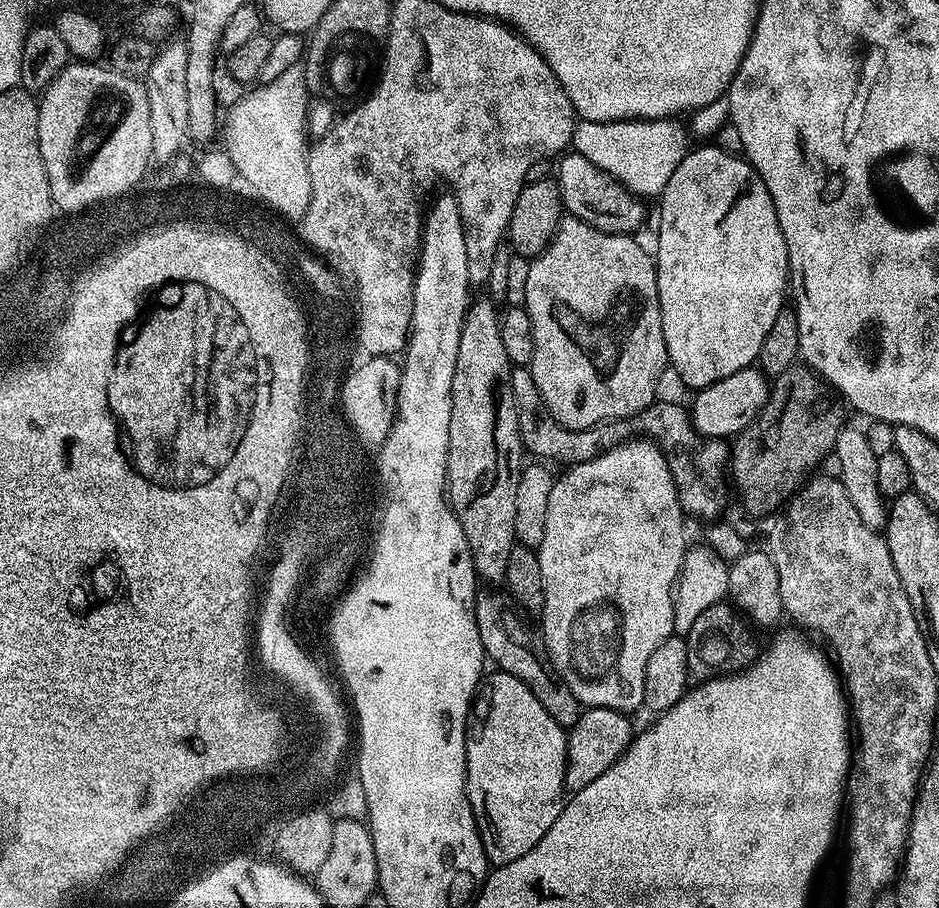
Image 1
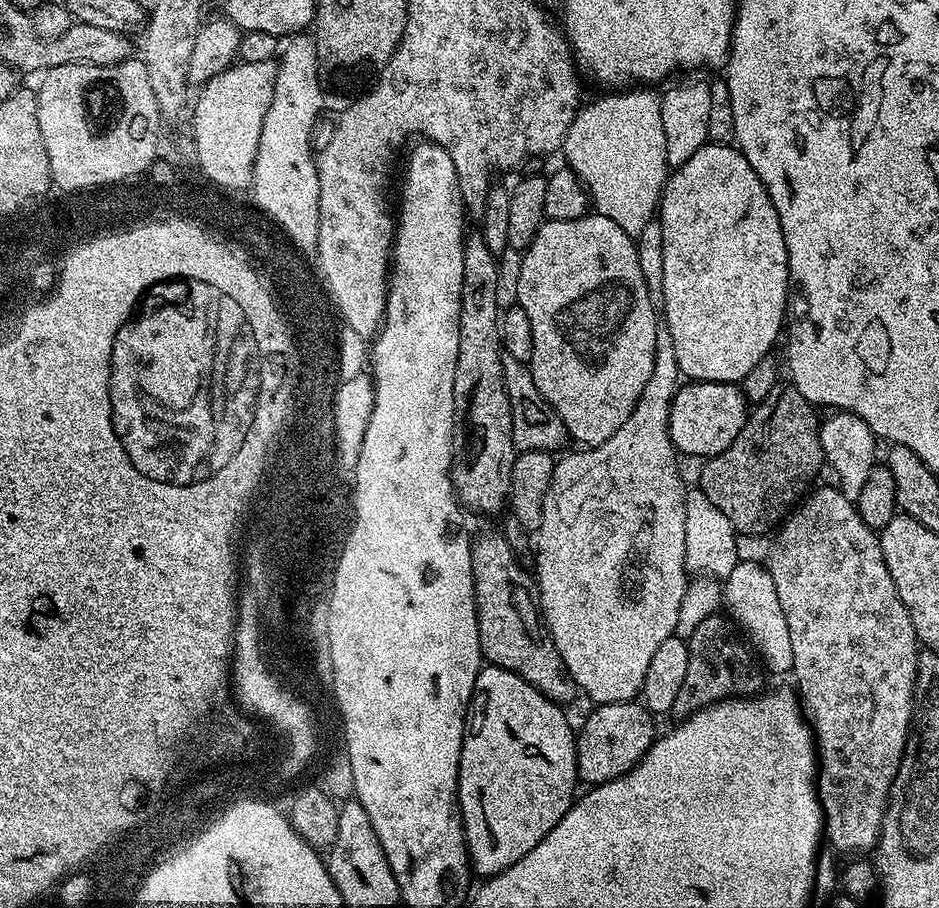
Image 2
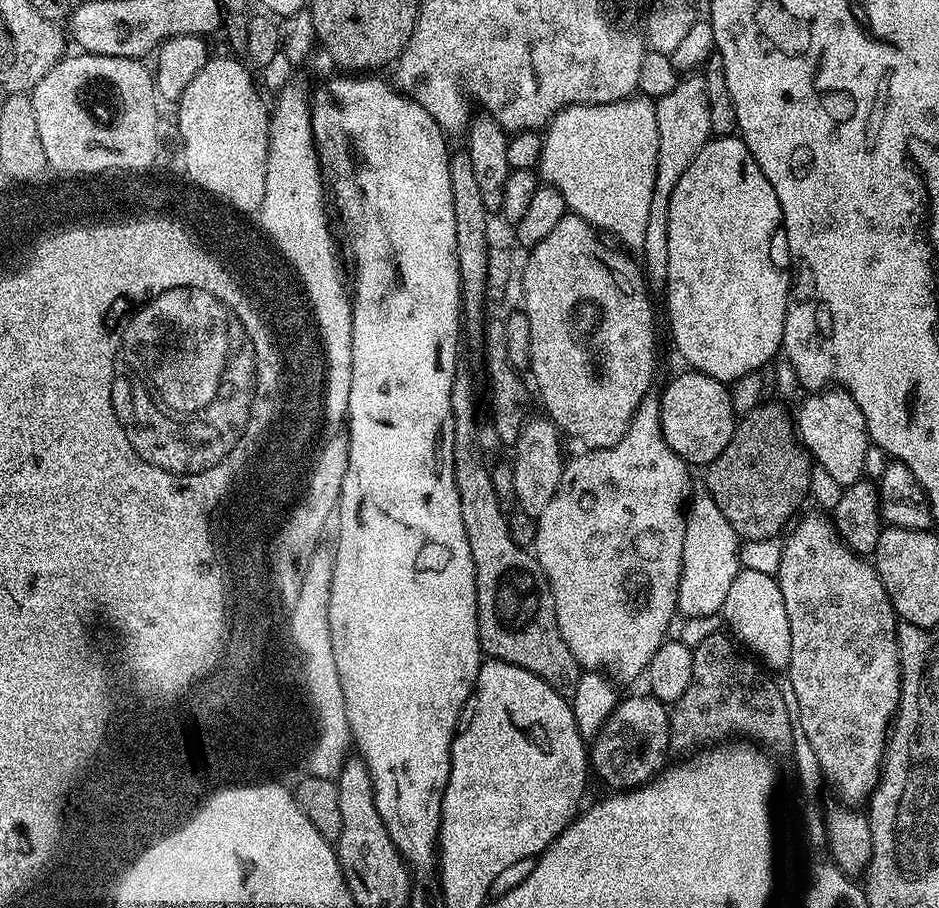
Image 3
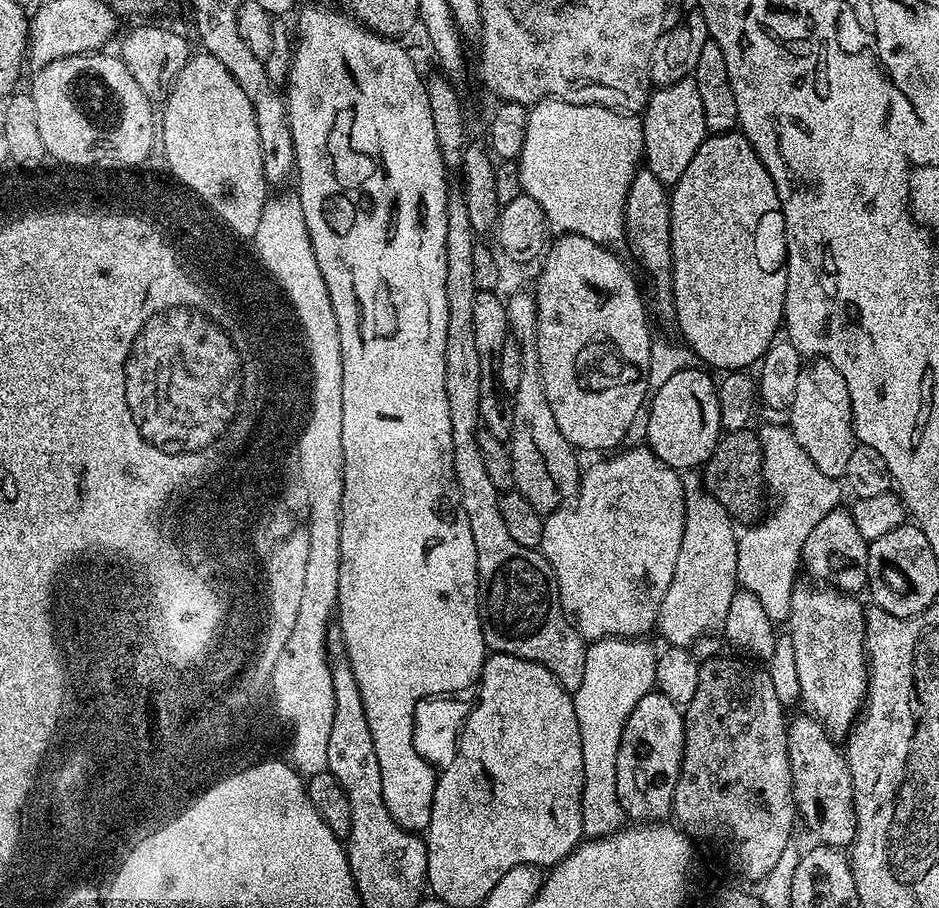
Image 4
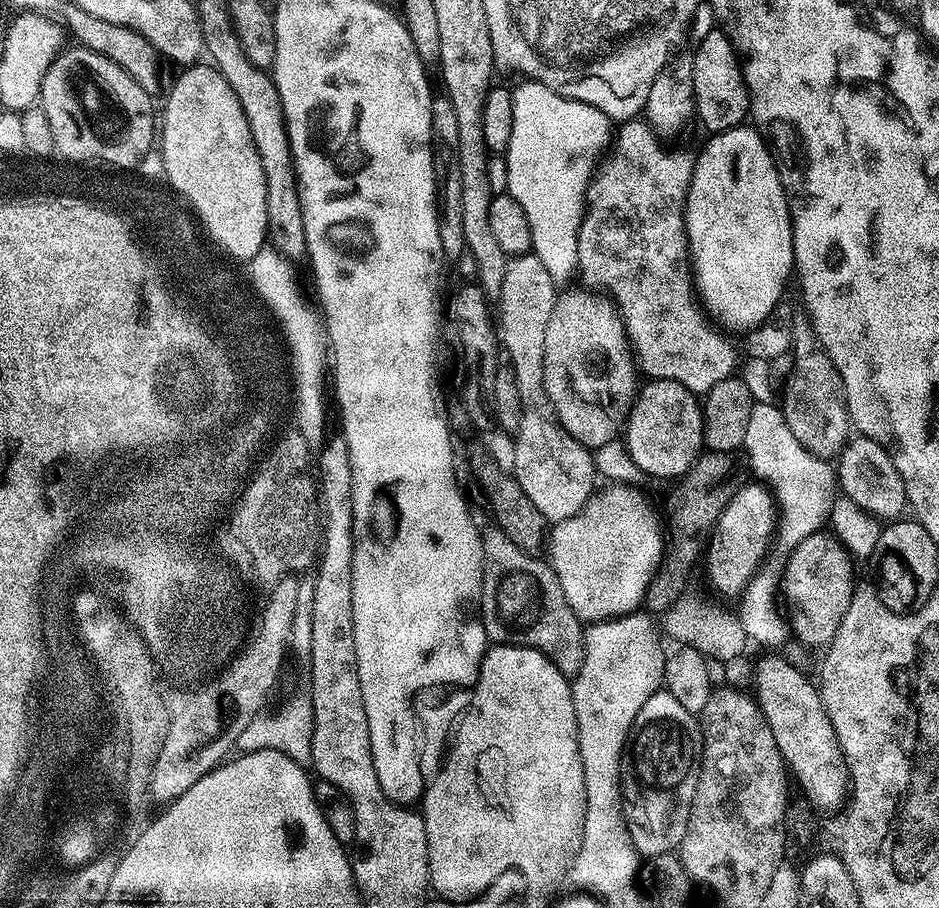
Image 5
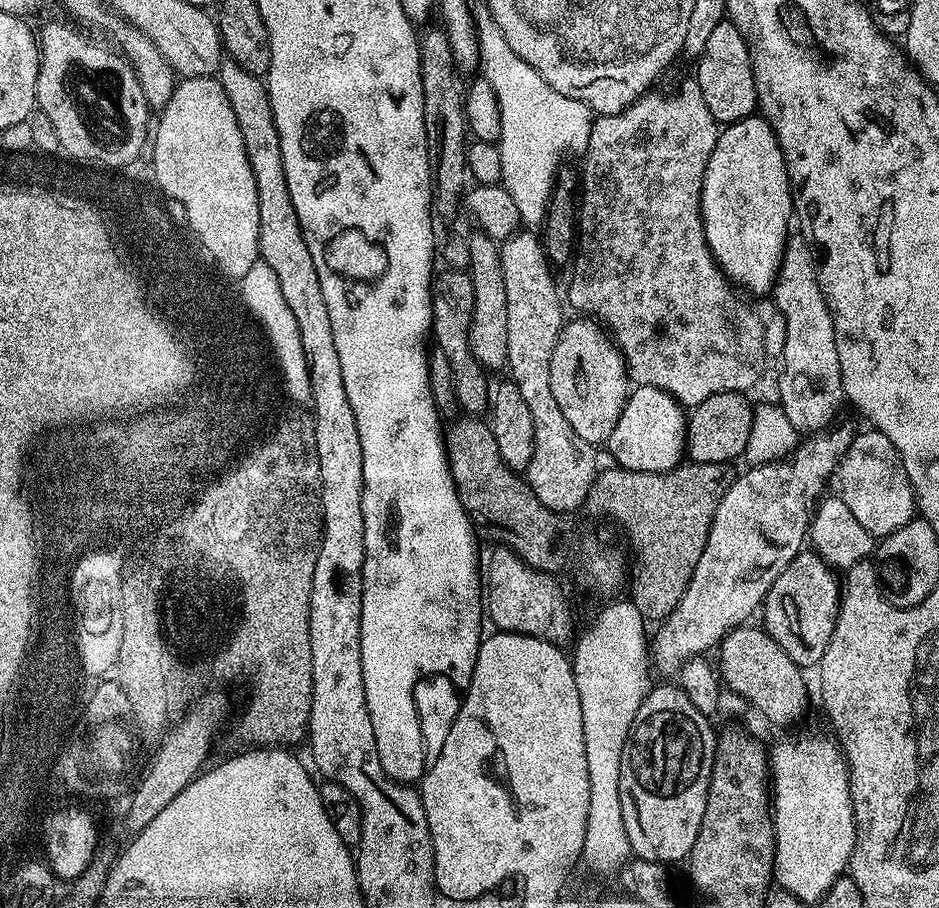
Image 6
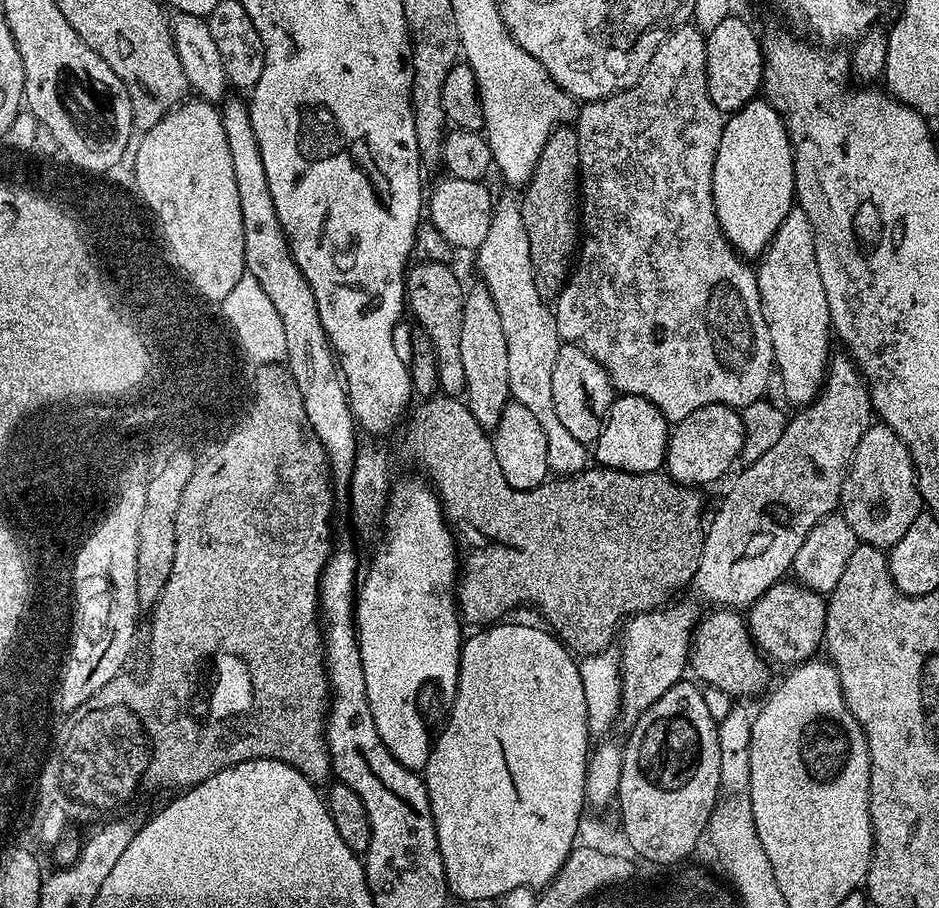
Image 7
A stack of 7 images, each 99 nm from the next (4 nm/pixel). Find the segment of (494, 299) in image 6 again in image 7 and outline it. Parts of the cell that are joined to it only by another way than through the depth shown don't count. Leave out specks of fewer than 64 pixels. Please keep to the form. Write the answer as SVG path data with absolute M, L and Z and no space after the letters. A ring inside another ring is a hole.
M476 282L464 294L462 310L462 370L466 370L466 403L471 414L485 430L498 426L498 418L502 418L502 410L510 403L508 383L510 382L510 358L506 355L506 330L502 330L502 318L498 315L498 306L494 306L494 298L483 282Z

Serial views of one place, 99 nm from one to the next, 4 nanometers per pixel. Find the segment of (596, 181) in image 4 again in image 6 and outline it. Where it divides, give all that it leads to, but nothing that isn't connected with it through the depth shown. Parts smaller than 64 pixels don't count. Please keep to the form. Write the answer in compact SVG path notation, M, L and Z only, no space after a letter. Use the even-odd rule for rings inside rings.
M480 6L477 12L475 9L474 23L480 47L478 68L482 76L488 79L494 88L494 94L498 98L498 108L501 111L501 136L498 147L502 158L502 174L500 175L502 187L510 194L510 198L514 198L514 206L518 206L521 225L536 230L543 225L544 216L548 213L548 199L552 197L552 186L556 182L556 173L562 167L560 159L567 152L580 154L587 148L594 113L582 102L578 102L574 98L566 98L566 94L558 94L558 90L549 86L542 78L542 74L538 74L538 70L531 68L526 62L522 62L522 58L518 58L518 54L514 54L510 50L510 44L506 42L498 22L494 22L487 6Z

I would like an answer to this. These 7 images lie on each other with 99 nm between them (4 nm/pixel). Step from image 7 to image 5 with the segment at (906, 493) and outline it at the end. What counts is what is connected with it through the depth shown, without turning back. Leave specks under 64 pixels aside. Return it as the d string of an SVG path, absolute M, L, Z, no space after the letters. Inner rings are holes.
M859 434L853 435L848 443L845 444L844 449L841 450L834 467L838 477L839 491L848 496L850 502L858 502L858 506L862 506L862 510L866 510L869 514L884 522L891 522L897 519L903 513L900 511L905 511L908 499L906 498L904 483L890 458L890 454L878 442Z

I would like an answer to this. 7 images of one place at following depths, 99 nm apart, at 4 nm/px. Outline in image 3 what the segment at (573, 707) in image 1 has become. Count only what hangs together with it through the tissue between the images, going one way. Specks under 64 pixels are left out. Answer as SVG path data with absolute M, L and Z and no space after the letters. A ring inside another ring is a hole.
M464 370L457 371L450 386L450 410L454 417L454 474L458 486L458 498L462 506L462 526L466 530L466 542L470 542L470 558L476 567L476 621L480 635L480 650L485 657L530 670L538 674L554 690L571 697L582 675L580 663L570 654L570 646L562 642L558 630L558 618L554 614L554 594L550 582L529 549L518 546L508 529L508 516L498 506L491 482L490 464L480 453L480 424L476 421L476 380Z

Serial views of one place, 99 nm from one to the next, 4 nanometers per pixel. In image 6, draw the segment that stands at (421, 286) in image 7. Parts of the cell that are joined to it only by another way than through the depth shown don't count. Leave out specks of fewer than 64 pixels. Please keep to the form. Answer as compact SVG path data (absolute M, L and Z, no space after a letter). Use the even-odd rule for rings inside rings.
M444 270L432 282L432 327L431 335L436 335L435 347L446 354L450 370L454 376L454 394L457 405L467 415L483 417L490 408L490 384L485 369L474 358L468 342L468 331L474 314L474 282L470 282L467 271Z

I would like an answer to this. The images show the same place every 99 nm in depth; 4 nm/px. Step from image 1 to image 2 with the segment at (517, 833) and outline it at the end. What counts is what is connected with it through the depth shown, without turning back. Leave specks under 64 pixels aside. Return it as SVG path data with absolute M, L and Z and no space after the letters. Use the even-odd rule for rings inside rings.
M484 666L476 675L476 681L470 690L470 711L466 717L464 745L460 751L460 773L456 783L456 797L460 799L460 816L464 819L464 841L468 844L470 868L475 875L477 872L480 878L497 876L502 870L514 866L514 862L518 862L518 858L530 854L530 850L534 850L534 846L538 846L538 842L542 842L542 838L546 838L546 834L550 834L550 830L554 830L554 826L558 826L558 822L564 817L566 810L570 810L572 801L577 795L576 784L578 785L576 732L574 728L568 725L564 712L565 709L561 705L554 703L550 698L546 698L538 689L530 686L530 682L526 682L510 670L495 666Z

